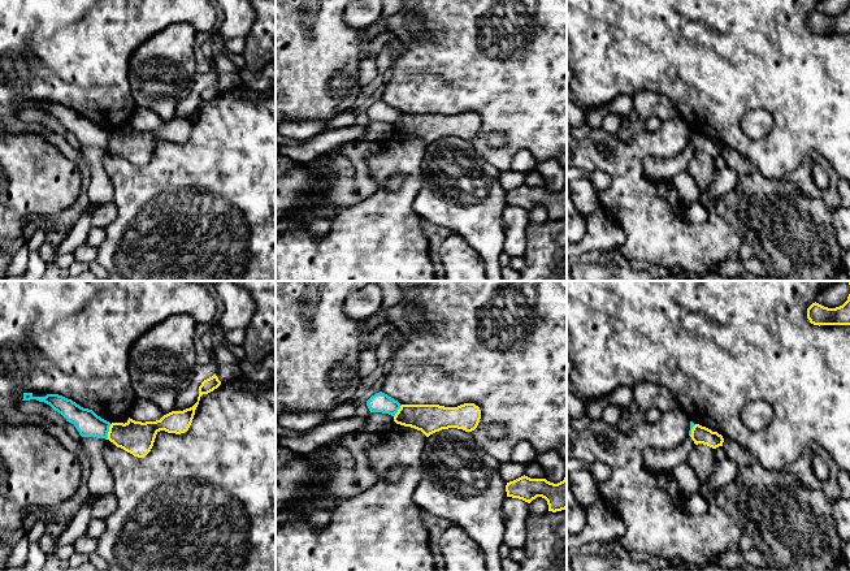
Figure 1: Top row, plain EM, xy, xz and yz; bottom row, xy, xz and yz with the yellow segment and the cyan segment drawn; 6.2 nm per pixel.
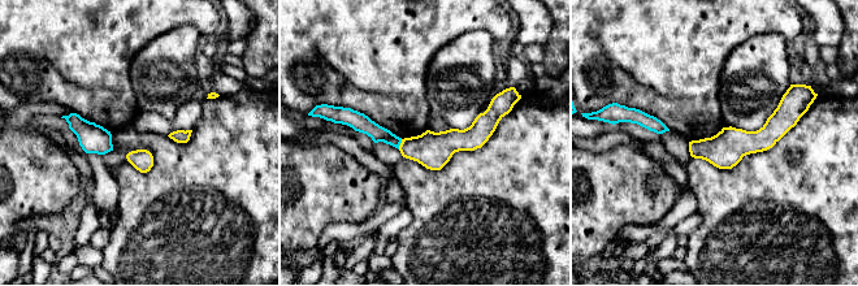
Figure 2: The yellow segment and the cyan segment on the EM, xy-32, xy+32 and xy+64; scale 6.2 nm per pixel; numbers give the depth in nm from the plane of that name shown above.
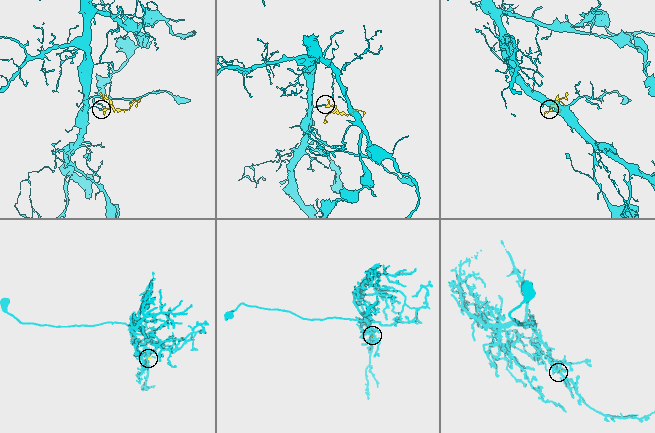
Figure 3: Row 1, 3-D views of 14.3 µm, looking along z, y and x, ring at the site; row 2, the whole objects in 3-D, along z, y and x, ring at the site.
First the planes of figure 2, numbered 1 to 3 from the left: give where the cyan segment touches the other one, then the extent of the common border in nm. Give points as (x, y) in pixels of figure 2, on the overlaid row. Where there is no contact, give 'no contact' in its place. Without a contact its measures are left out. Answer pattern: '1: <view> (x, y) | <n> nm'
1: no contact
2: xy+32 (401, 144) | 70 nm
3: no contact

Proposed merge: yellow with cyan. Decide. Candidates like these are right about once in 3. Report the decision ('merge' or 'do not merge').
do not merge

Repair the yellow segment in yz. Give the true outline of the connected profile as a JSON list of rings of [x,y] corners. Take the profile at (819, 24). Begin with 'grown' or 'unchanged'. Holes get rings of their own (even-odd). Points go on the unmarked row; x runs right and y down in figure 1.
unchanged | [[[850,3],[847,9],[836,17],[812,12],[807,17],[807,27],[814,34],[850,34]]]

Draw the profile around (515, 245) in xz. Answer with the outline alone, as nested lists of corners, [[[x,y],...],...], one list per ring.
[[[507,206],[502,216],[504,238],[504,252],[511,258],[522,258],[526,250],[526,226],[530,222],[529,212]]]

